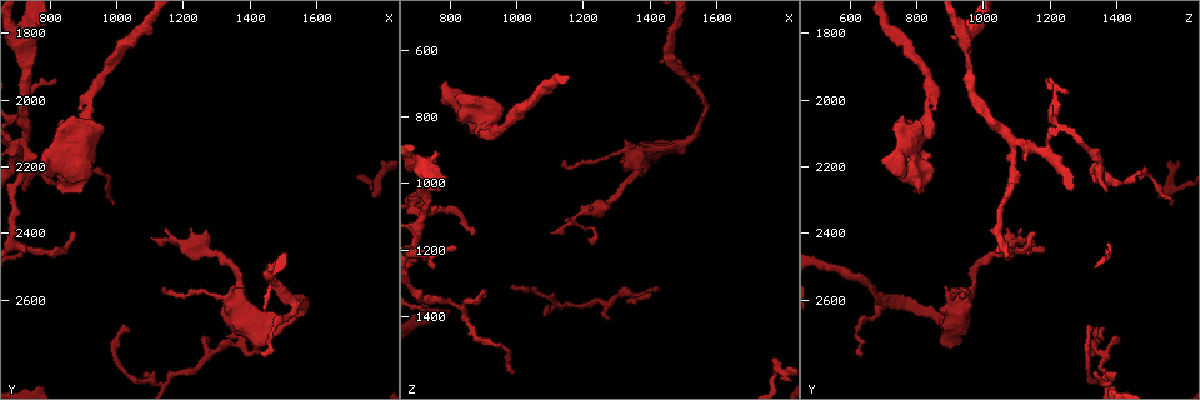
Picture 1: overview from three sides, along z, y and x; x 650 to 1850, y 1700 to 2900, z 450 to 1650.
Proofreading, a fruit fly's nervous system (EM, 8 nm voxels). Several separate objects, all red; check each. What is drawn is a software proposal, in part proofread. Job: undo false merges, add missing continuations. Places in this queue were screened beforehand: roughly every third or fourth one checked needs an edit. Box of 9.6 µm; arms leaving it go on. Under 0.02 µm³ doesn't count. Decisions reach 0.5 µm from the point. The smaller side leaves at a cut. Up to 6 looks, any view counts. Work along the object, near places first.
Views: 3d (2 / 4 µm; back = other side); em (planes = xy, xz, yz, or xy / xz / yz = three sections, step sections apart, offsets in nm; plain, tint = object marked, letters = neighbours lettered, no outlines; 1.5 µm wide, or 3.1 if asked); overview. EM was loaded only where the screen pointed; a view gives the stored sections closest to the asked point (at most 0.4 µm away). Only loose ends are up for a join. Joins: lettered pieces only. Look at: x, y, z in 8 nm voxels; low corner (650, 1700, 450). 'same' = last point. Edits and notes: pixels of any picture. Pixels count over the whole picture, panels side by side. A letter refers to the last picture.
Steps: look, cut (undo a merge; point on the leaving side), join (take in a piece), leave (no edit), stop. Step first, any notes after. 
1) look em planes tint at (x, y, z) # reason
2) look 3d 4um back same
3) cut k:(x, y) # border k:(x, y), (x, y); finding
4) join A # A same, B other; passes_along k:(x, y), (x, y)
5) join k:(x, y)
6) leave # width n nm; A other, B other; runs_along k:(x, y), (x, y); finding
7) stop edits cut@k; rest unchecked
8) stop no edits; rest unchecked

look em yz step 4 tint at (850, 2260, 810)

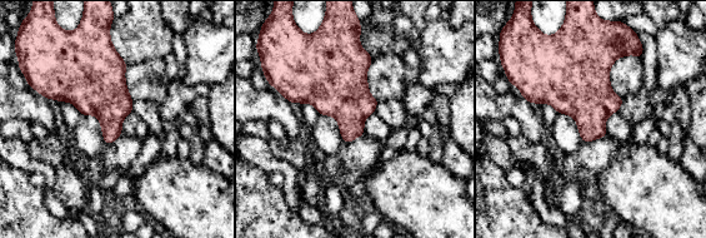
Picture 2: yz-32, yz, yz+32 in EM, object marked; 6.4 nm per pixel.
look em planes letters same

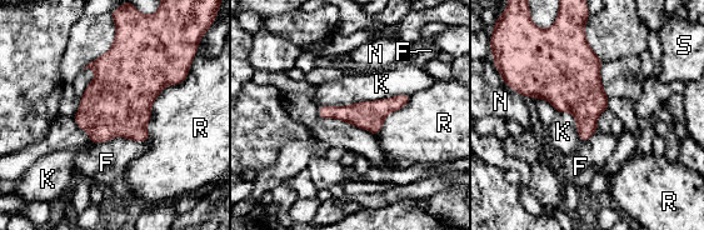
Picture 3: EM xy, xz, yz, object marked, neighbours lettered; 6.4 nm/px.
leave # F other, K other, N other, R other, S other; continuous, no second neuron

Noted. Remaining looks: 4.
look 3d 2um at (920, 1990, 840) # a narrow waist

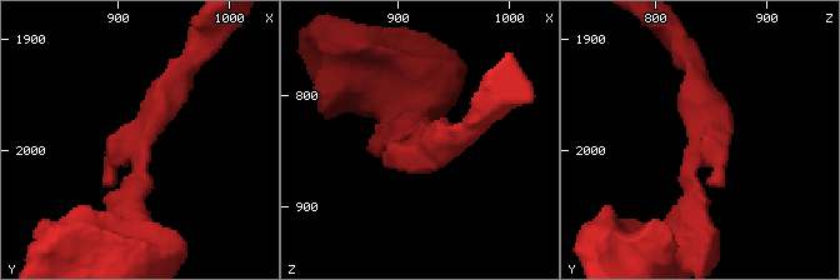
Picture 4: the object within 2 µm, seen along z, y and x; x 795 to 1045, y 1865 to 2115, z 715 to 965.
look em planes tint at (922, 1992, 836) # arm_widths 190, 320 nm

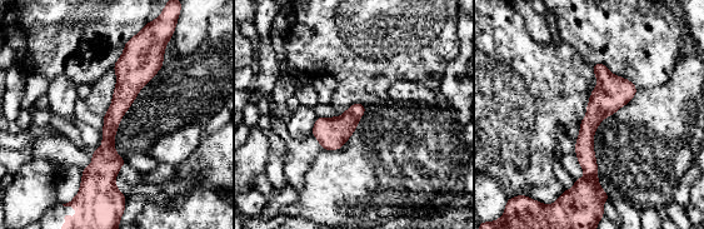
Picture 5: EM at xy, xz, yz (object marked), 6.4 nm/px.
look em planes letters same # see the neighbours

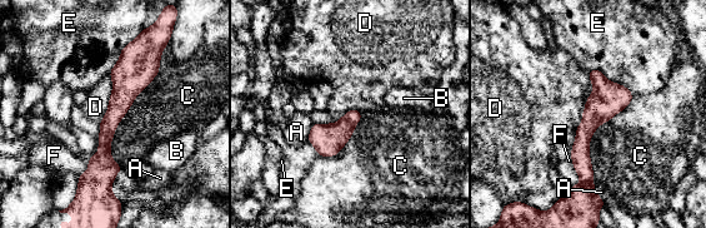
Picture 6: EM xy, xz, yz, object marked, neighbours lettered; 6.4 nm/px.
leave # A other, B other, C other, D other, E other, F other; border 6:(587, 72), (592, 93), (575, 129); all the same neuron

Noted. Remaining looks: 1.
stop no edits; rest unchecked

